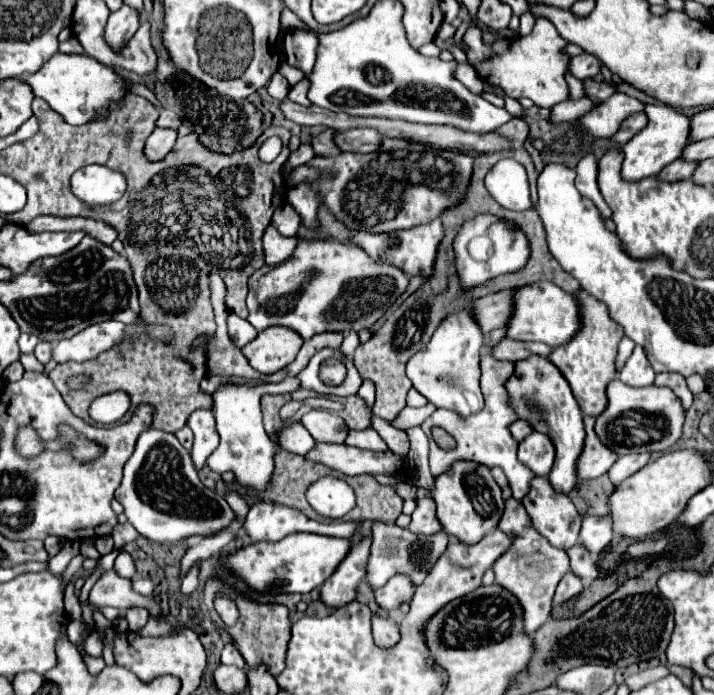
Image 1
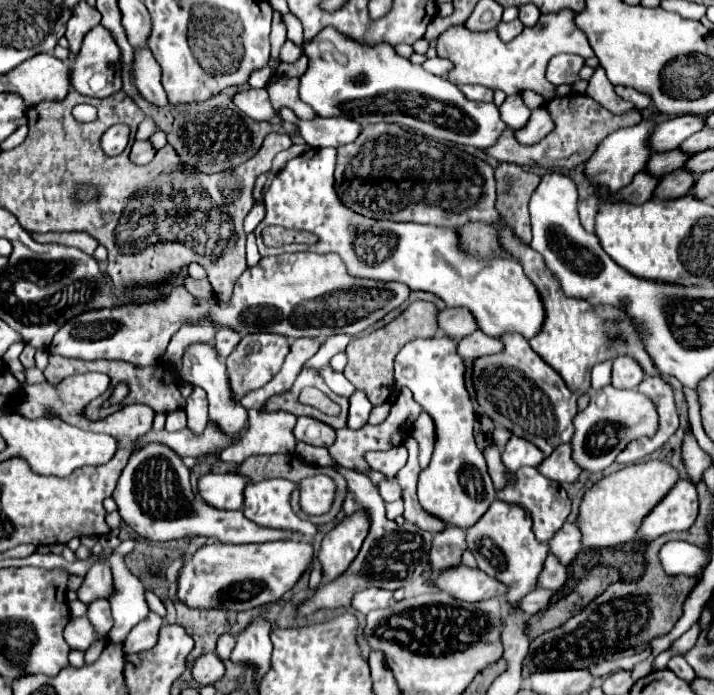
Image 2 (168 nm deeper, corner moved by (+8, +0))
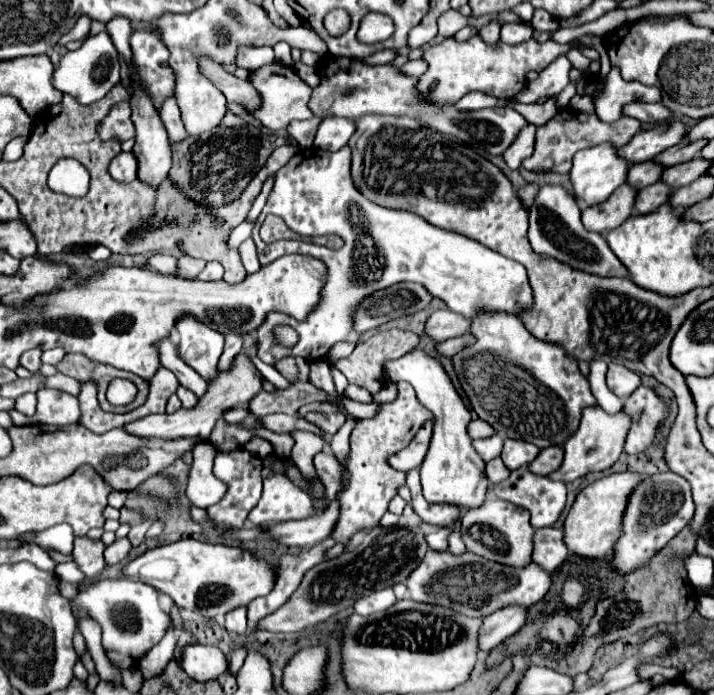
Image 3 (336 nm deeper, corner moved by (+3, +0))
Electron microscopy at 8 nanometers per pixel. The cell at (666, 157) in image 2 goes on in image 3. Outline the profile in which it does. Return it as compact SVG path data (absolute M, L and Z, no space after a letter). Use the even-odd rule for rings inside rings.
M647 160L647 162L639 162L639 164L631 164L629 174L627 174L627 182L635 188L645 188L649 184L655 184L661 180L661 172L665 170L665 166Z

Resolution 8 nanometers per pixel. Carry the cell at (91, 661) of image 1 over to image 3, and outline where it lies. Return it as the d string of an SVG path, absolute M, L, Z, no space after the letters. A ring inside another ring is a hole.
M87 536L83 538L75 538L75 548L73 548L73 558L75 562L79 564L79 568L83 570L83 574L93 580L97 578L103 568L105 568L105 562L103 562L103 542L101 540L89 540Z

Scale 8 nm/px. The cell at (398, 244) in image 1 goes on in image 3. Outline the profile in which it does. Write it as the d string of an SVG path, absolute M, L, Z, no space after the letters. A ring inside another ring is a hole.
M343 146L337 152L327 152L319 148L299 150L279 172L275 186L267 198L267 204L258 217L253 240L257 244L257 254L261 266L273 262L283 254L309 254L323 260L329 268L327 284L321 292L321 304L309 314L307 322L297 322L285 314L269 314L259 332L259 352L257 356L275 366L281 358L301 356L309 362L321 360L325 350L335 342L357 342L359 334L353 332L351 312L353 308L375 290L383 290L397 282L419 282L427 292L443 300L449 310L473 318L481 312L509 312L521 316L533 306L533 290L527 280L525 266L509 260L483 244L469 240L463 234L449 232L425 222L421 216L403 210L389 210L369 202L353 186L349 174L351 150ZM267 214L277 214L285 220L291 230L301 236L341 236L345 246L339 250L329 250L325 246L303 244L295 240L281 240L266 244L259 236L260 224ZM277 324L289 324L299 334L293 348L285 348L273 340L273 328Z

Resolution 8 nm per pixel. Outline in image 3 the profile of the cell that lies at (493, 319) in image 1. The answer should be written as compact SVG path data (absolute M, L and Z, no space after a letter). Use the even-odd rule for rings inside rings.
M435 310L431 318L427 320L425 332L435 342L445 342L449 338L457 338L469 332L469 320L465 320L461 314L449 312L449 310Z

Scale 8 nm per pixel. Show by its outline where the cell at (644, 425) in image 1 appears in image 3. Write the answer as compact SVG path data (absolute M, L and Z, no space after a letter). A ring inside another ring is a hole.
M589 406L583 410L579 430L565 442L565 460L561 468L553 474L549 474L551 480L561 480L561 482L573 482L589 472L603 472L609 470L621 456L625 438L629 434L631 420L629 414L619 410L617 414L605 412L601 406Z

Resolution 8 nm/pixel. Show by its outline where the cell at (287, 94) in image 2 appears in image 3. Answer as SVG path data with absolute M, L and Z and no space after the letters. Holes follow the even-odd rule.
M279 62L267 64L267 66L257 68L253 72L251 82L261 92L261 98L263 98L261 108L251 112L251 114L255 118L259 118L261 124L267 126L269 130L283 130L293 120L309 120L311 110L309 110L307 102L309 102L309 96L311 96L311 86L305 84L291 66L285 66L285 64L279 64Z

